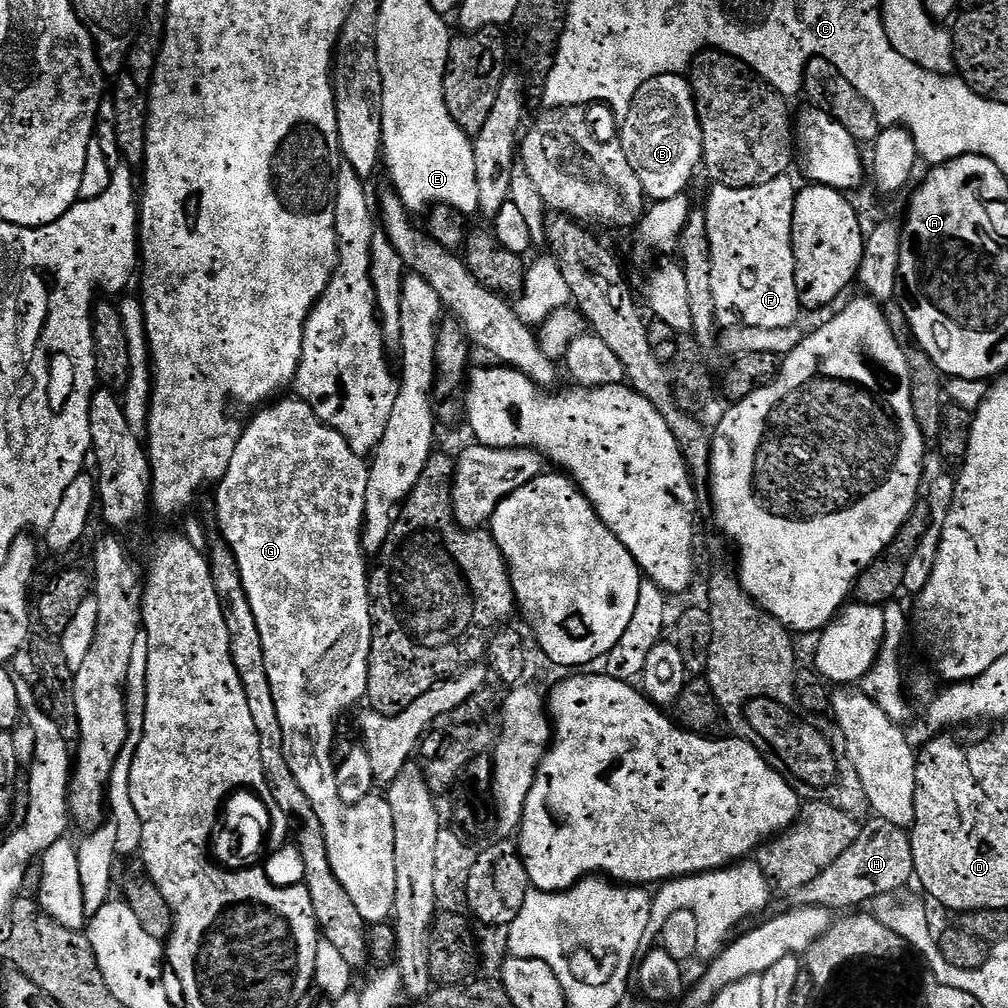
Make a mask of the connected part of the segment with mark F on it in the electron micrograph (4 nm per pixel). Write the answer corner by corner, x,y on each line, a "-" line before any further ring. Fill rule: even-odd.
785,174
753,188
727,188
712,184
706,211
710,238
710,290
714,294
717,321
724,328
735,324
762,326
766,330
791,328
797,323
796,315
802,312
796,289
796,263
792,249
792,219
798,191
792,185
791,175

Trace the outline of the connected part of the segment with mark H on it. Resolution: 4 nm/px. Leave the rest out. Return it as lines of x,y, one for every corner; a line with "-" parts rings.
872,818
872,821
861,827
858,838
854,838
854,842
850,846
850,850
843,852
838,859
830,862
830,866
826,866
826,870
822,870
822,874
818,874
818,878
814,878
814,882
806,882
806,886
802,886
802,890
794,893
794,900
800,906
818,906
819,908
827,908
829,910
837,910
836,908
848,908
844,910
856,910
859,904
867,902
875,902
879,896
892,896
899,888
904,888
908,883
913,883
916,871
914,870
914,850
912,849
912,837
907,831
898,826
894,826
894,822
886,822
879,818

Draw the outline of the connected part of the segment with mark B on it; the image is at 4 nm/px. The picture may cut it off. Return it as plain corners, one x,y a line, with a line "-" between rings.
680,74
650,78
634,94
628,112
623,113
624,125
618,142
642,182
642,190
649,201
669,200
685,195
688,183
704,159
702,126
692,97
692,85

